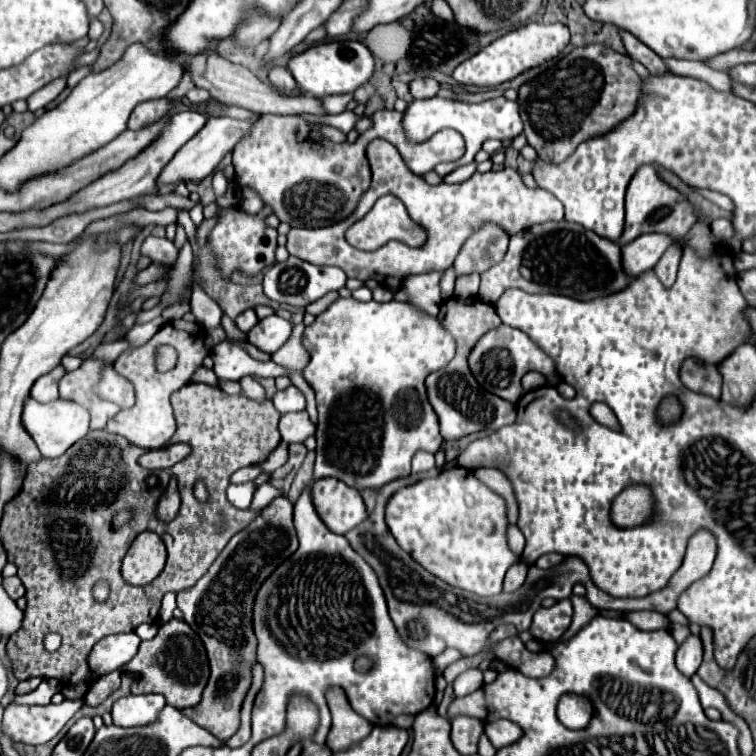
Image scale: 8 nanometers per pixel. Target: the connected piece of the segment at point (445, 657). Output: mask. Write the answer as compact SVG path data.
M445 650L435 658L433 658L433 666L435 668L435 674L437 676L442 675L443 671L451 662L455 662L455 660L459 660L461 658L461 654L457 652L457 650Z

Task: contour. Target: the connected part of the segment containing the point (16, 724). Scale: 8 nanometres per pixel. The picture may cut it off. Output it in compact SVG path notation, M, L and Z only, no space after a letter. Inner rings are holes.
M63 700L61 704L23 706L11 702L3 716L3 732L15 742L45 744L59 734L69 718L83 706L81 700Z

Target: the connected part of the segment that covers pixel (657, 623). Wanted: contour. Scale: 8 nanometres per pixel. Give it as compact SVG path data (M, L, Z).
M627 612L625 618L637 626L639 630L659 630L659 628L667 628L669 620L665 614L659 612Z

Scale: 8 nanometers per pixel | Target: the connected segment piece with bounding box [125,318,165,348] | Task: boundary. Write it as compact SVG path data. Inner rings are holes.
M155 318L155 320L151 320L151 322L147 322L147 324L135 324L135 326L125 334L125 340L131 344L131 348L143 346L164 324L165 320L163 320L163 318Z

